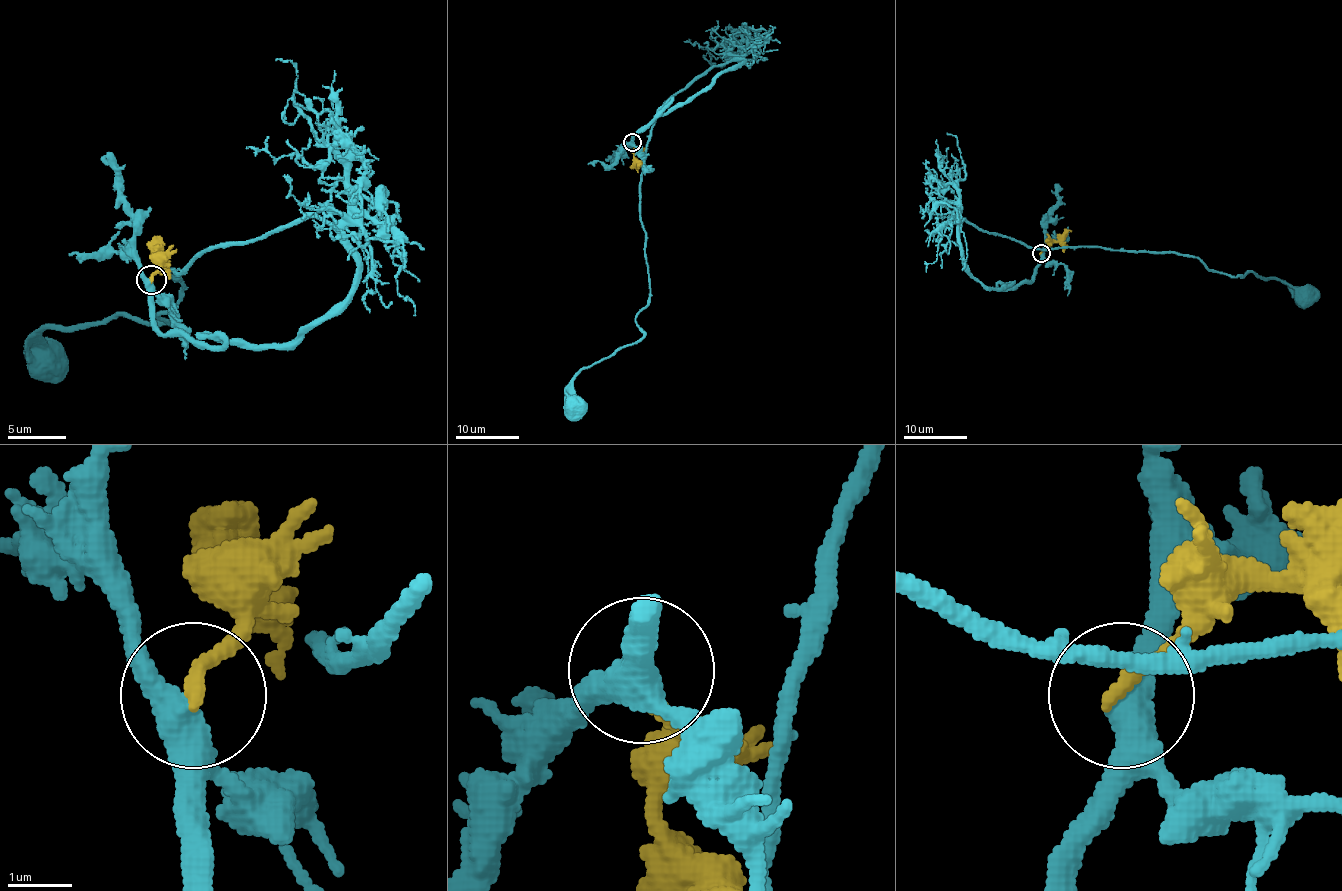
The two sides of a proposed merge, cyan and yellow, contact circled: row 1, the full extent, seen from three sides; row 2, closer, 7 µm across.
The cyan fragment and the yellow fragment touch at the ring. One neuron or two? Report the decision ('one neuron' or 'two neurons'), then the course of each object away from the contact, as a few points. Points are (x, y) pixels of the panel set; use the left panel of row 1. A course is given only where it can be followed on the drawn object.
one neuron; cyan runs (149, 279), (163, 335), (289, 347), (357, 253), (298, 218), (166, 267), (172, 323), (46, 326), (43, 352); yellow runs (152, 279), (158, 267), (155, 241), (160, 241)

